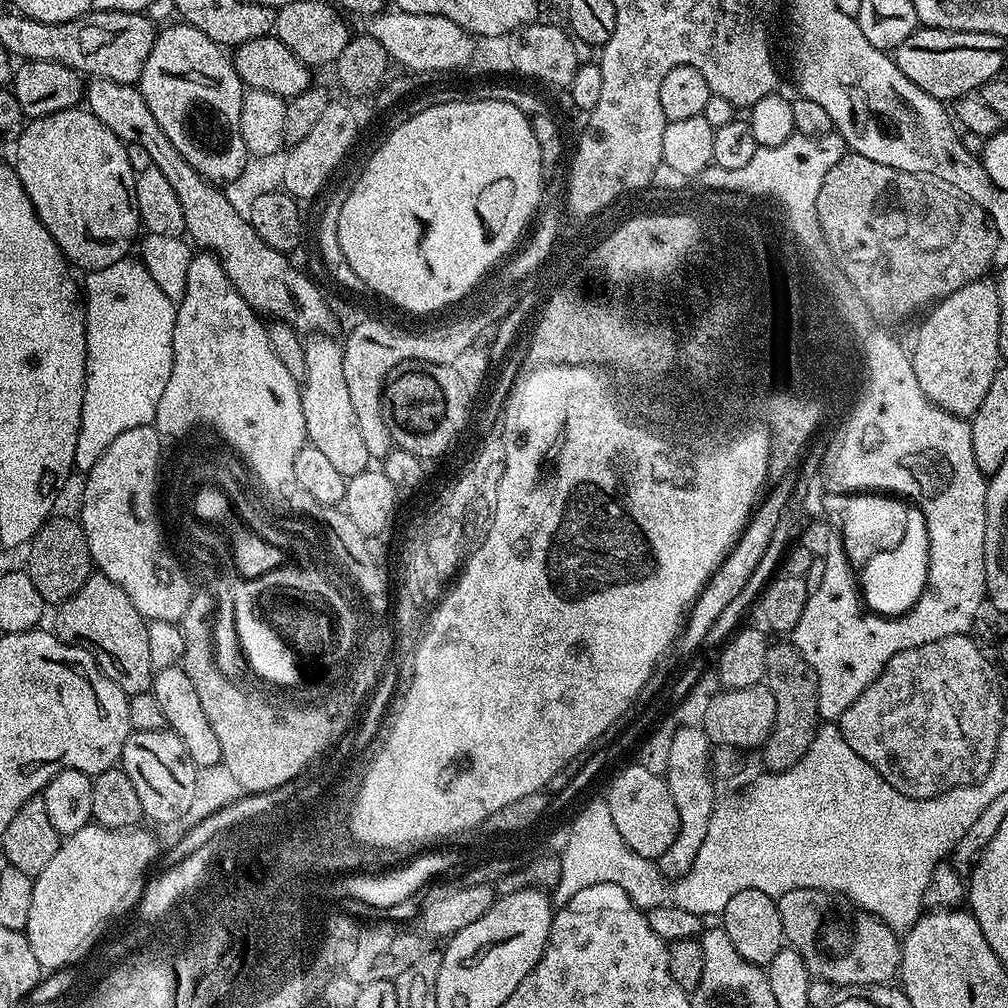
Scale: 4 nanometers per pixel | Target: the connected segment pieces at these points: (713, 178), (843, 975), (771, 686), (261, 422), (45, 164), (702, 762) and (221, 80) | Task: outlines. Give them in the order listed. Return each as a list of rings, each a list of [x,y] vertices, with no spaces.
[[[835,130],[817,140],[794,134],[778,146],[757,146],[754,158],[750,158],[750,162],[746,162],[746,166],[741,166],[739,170],[726,170],[711,163],[706,170],[700,172],[698,180],[716,192],[741,192],[744,196],[754,196],[760,202],[766,195],[776,196],[787,209],[787,227],[800,232],[800,236],[807,236],[809,251],[820,254],[823,250],[821,239],[825,234],[822,225],[816,227],[820,219],[816,209],[818,194],[834,162],[838,162],[848,151],[848,144]]]
[[[799,888],[782,894],[776,900],[778,914],[782,918],[782,930],[785,941],[798,954],[802,954],[802,962],[806,962],[809,972],[817,980],[825,980],[834,986],[840,984],[856,984],[855,986],[875,986],[886,984],[897,979],[900,970],[901,945],[896,944],[893,933],[885,928],[871,912],[863,912],[851,900],[843,896],[814,890],[813,888]]]
[[[791,642],[773,643],[766,654],[766,670],[764,680],[770,694],[774,694],[774,726],[768,739],[762,745],[764,752],[764,768],[770,772],[781,772],[794,766],[810,750],[810,742],[814,742],[814,734],[821,723],[818,710],[818,674],[814,674],[814,666],[802,658],[802,654]]]
[[[197,251],[186,275],[184,296],[176,304],[170,382],[166,382],[166,390],[162,390],[155,418],[160,421],[160,428],[164,432],[182,433],[196,421],[216,424],[229,442],[235,443],[240,452],[254,460],[266,486],[276,488],[276,484],[294,480],[294,458],[308,439],[300,390],[301,385],[274,354],[265,321],[245,302],[242,294],[238,294],[220,259],[213,252]]]
[[[77,106],[67,108],[58,114],[37,116],[31,122],[25,123],[23,132],[14,145],[14,151],[16,151],[14,167],[18,178],[30,198],[34,210],[38,214],[42,226],[46,226],[46,230],[50,230],[50,238],[54,238],[54,242],[58,242],[58,246],[63,250],[64,257],[68,259],[69,265],[75,266],[77,269],[79,269],[78,267],[84,268],[83,270],[105,268],[114,262],[125,259],[131,253],[128,251],[131,250],[132,243],[134,243],[134,248],[138,240],[136,231],[141,231],[142,228],[140,211],[138,210],[138,202],[136,201],[136,171],[130,166],[130,158],[128,157],[128,150],[124,141],[119,140],[102,122],[98,122],[98,118],[94,118],[94,114],[89,112],[87,107]]]
[[[698,726],[677,727],[671,738],[668,769],[664,777],[678,809],[679,830],[669,849],[657,860],[660,872],[671,880],[680,879],[689,872],[694,858],[698,856],[699,847],[706,838],[707,827],[716,805],[715,783],[711,775],[711,749],[711,741]]]
[[[183,22],[175,23],[170,25],[169,28],[161,27],[157,31],[154,46],[146,58],[146,66],[142,66],[142,74],[138,81],[140,93],[142,98],[146,98],[146,106],[150,106],[150,114],[154,114],[158,126],[162,126],[162,134],[166,134],[166,138],[170,138],[170,142],[174,142],[178,154],[182,154],[182,158],[186,158],[186,162],[190,162],[190,166],[194,166],[194,170],[198,170],[198,174],[202,174],[207,180],[213,182],[233,180],[242,174],[242,170],[248,165],[250,159],[246,150],[246,142],[242,142],[242,126],[240,125],[242,102],[246,91],[244,83],[240,81],[240,76],[236,73],[236,67],[232,65],[229,53],[221,45],[215,44],[210,38],[206,38],[206,34],[202,34],[202,30],[198,30],[194,26]]]

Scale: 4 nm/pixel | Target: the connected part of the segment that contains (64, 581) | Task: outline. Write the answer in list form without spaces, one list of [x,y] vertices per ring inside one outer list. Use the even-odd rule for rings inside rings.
[[[52,516],[32,535],[26,545],[26,551],[26,571],[30,582],[34,582],[34,590],[38,590],[38,594],[48,606],[59,606],[62,601],[70,599],[94,571],[88,539],[79,519]]]

